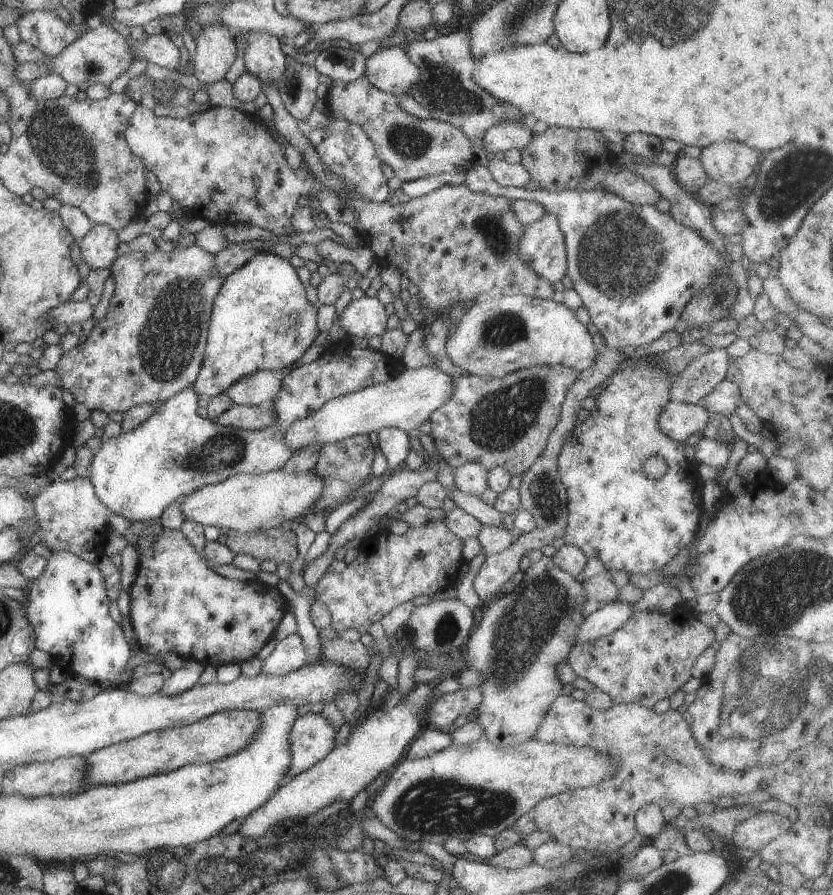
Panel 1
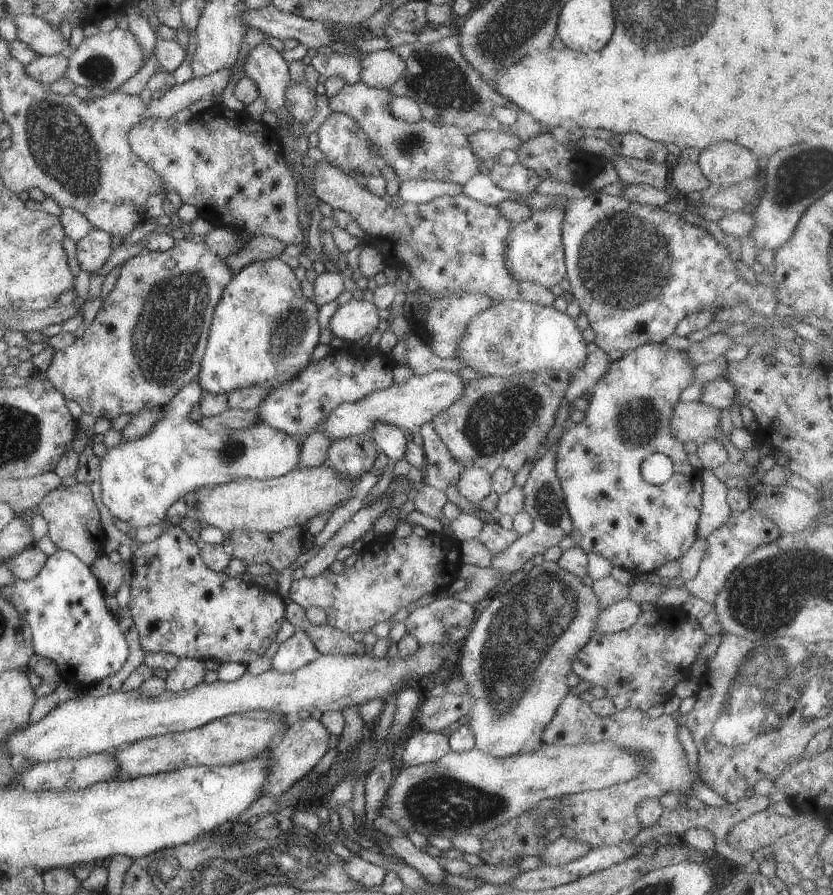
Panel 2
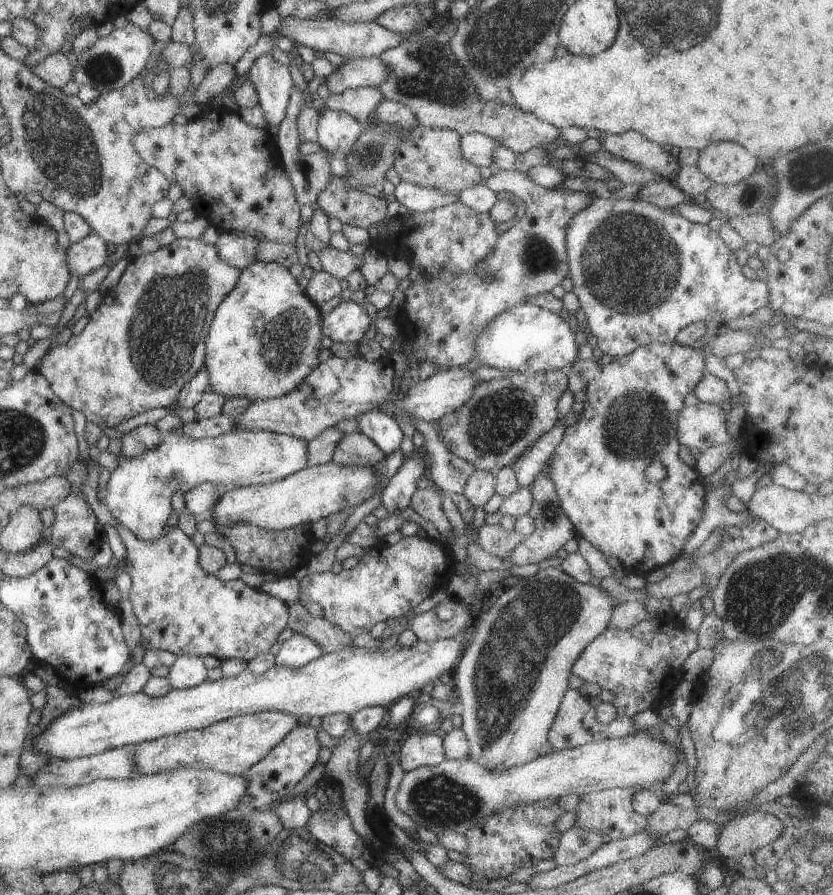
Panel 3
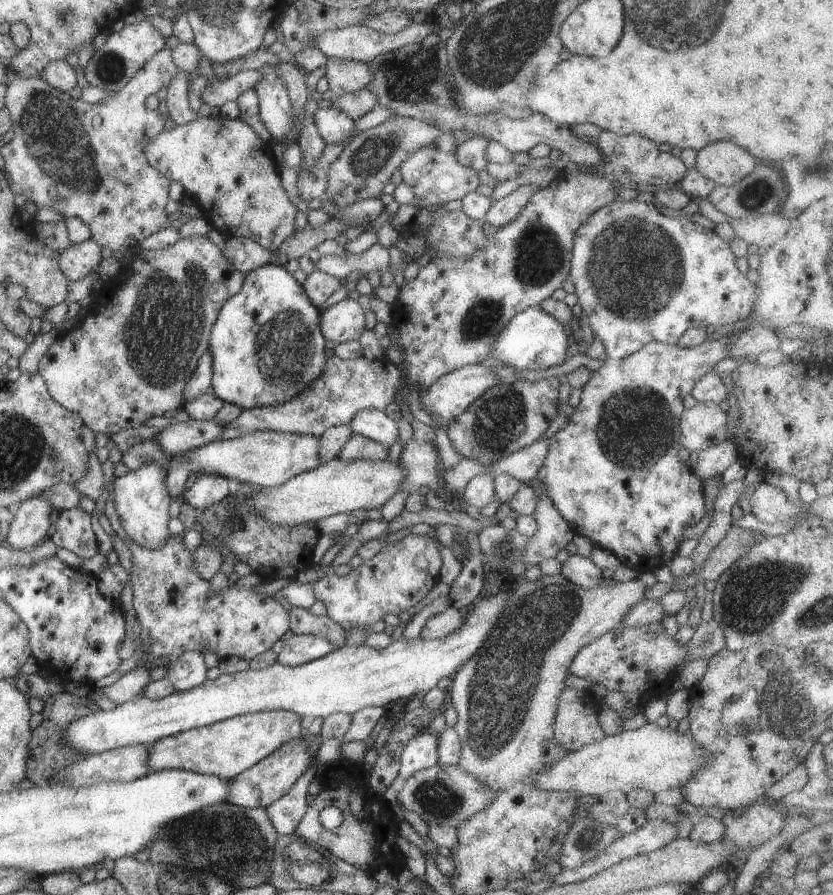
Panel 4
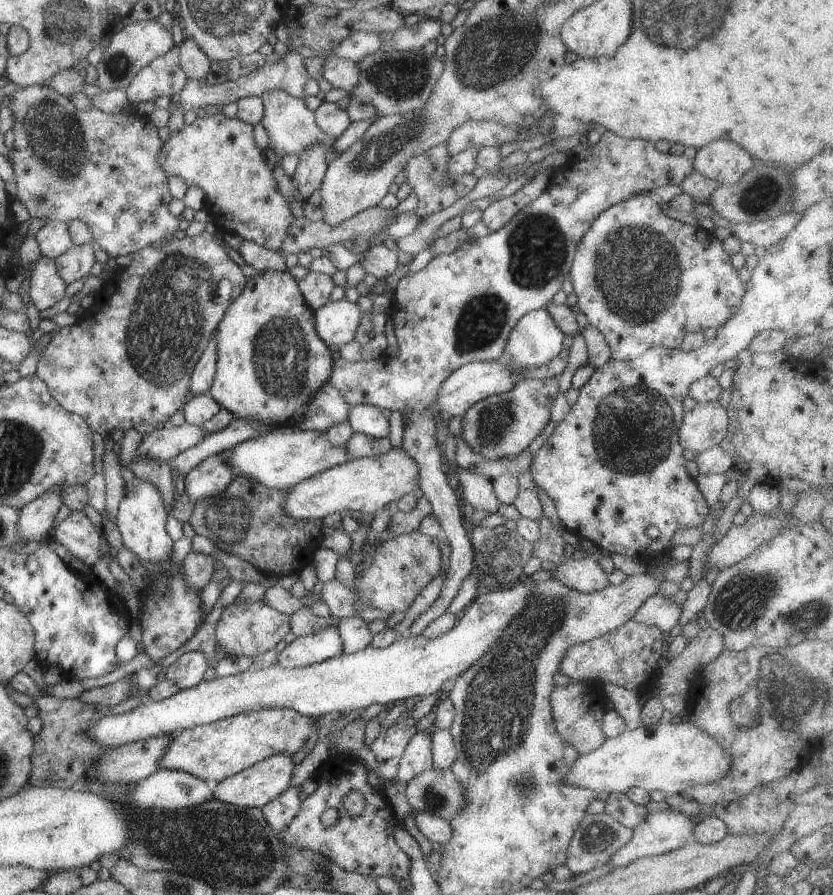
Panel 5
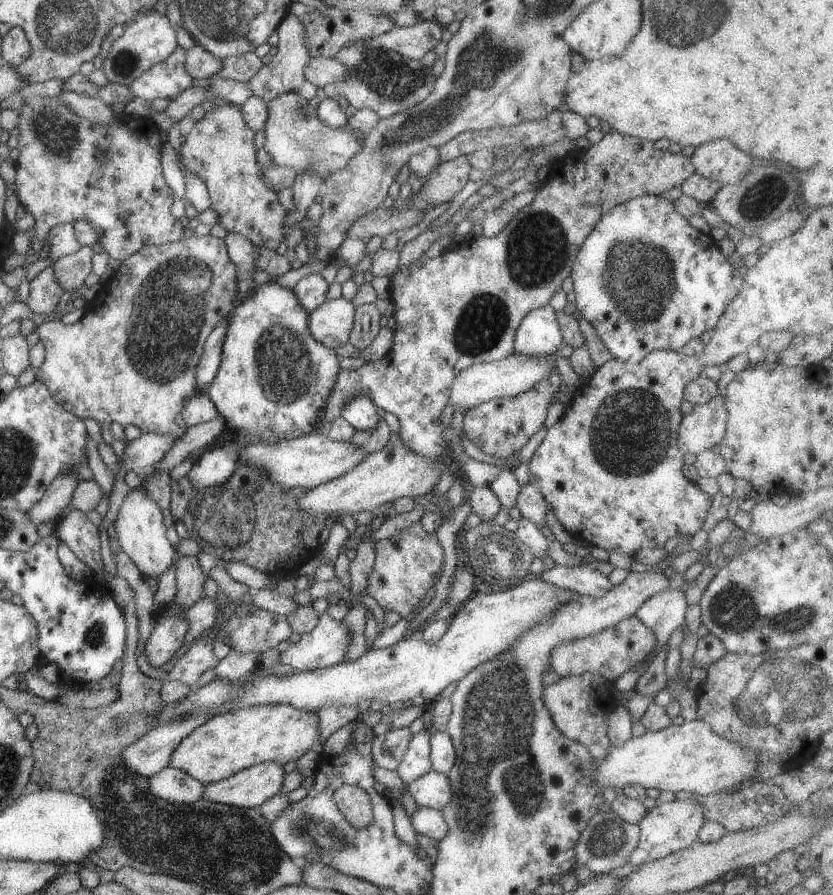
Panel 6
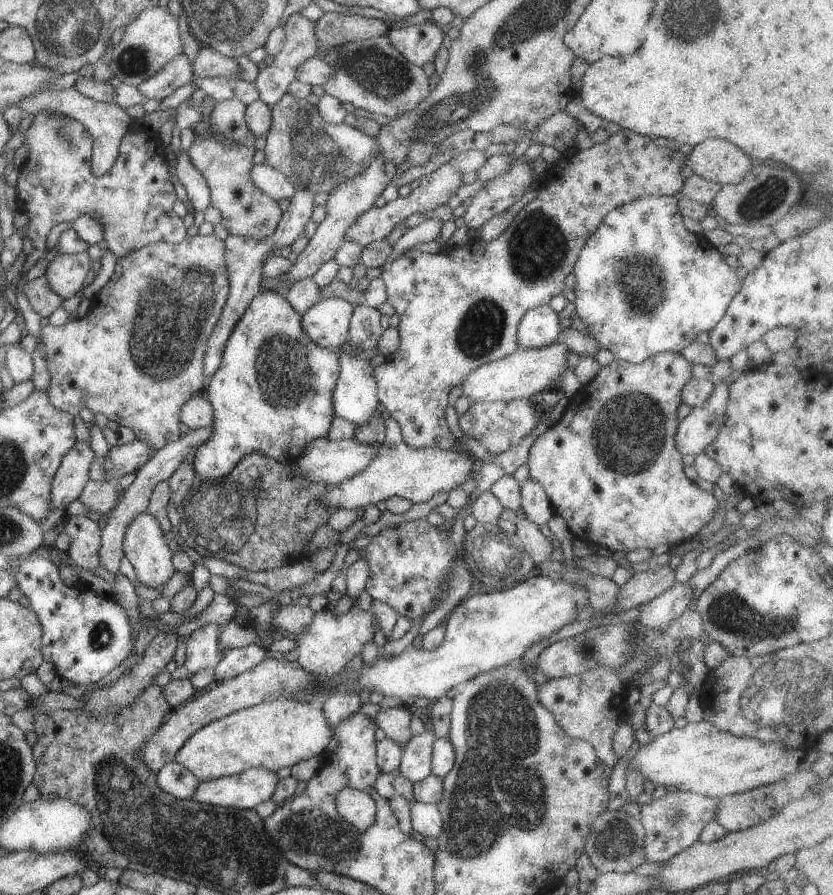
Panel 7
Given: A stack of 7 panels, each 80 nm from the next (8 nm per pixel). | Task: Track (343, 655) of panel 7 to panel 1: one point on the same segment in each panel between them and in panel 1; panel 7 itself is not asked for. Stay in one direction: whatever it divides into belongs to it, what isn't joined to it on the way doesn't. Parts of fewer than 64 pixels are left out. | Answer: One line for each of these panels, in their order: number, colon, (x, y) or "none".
1: (288, 654)
2: (296, 651)
3: (296, 651)
4: (299, 649)
5: (304, 650)
6: (325, 645)

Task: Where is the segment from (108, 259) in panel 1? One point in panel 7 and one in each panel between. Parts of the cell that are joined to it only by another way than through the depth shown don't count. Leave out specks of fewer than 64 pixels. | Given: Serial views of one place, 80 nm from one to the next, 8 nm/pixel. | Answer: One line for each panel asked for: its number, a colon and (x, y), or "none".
2: (92, 251)
3: (88, 254)
4: (76, 261)
5: (75, 262)
6: (69, 270)
7: (65, 273)

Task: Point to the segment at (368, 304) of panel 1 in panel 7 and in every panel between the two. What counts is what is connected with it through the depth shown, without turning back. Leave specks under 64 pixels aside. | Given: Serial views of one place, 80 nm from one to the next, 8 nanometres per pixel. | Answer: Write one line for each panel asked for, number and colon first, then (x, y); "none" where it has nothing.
2: (356, 318)
3: (347, 322)
4: (343, 321)
5: (335, 322)
6: (329, 323)
7: (326, 322)

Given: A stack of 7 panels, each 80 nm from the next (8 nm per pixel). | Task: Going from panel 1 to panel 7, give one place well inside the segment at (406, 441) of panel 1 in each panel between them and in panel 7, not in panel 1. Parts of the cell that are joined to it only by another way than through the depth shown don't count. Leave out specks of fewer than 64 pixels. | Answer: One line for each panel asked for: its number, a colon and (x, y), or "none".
2: (391, 440)
3: (382, 430)
4: (372, 424)
5: (365, 419)
6: (360, 411)
7: (354, 398)

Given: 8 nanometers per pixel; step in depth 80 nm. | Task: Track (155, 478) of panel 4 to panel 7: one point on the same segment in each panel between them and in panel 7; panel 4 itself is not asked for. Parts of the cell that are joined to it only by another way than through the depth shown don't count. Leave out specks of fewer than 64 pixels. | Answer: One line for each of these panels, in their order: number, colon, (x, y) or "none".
5: (140, 518)
6: (140, 531)
7: (143, 546)

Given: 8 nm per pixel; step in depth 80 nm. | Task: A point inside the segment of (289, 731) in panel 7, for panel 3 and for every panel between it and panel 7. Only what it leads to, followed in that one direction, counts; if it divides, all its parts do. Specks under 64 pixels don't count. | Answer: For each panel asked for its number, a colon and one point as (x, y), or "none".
3: (233, 745)
4: (223, 749)
5: (214, 751)
6: (228, 742)

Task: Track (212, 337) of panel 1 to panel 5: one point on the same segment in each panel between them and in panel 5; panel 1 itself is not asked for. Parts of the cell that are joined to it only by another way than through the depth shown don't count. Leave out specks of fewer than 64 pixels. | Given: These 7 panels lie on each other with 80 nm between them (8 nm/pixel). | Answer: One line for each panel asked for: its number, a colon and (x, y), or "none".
2: (262, 330)
3: (264, 337)
4: (265, 345)
5: (269, 360)

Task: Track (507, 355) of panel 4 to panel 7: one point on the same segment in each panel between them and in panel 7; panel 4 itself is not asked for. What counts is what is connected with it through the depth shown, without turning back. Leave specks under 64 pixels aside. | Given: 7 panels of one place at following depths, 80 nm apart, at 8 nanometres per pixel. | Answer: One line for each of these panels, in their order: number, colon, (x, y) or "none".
5: (535, 339)
6: (538, 334)
7: (539, 326)

